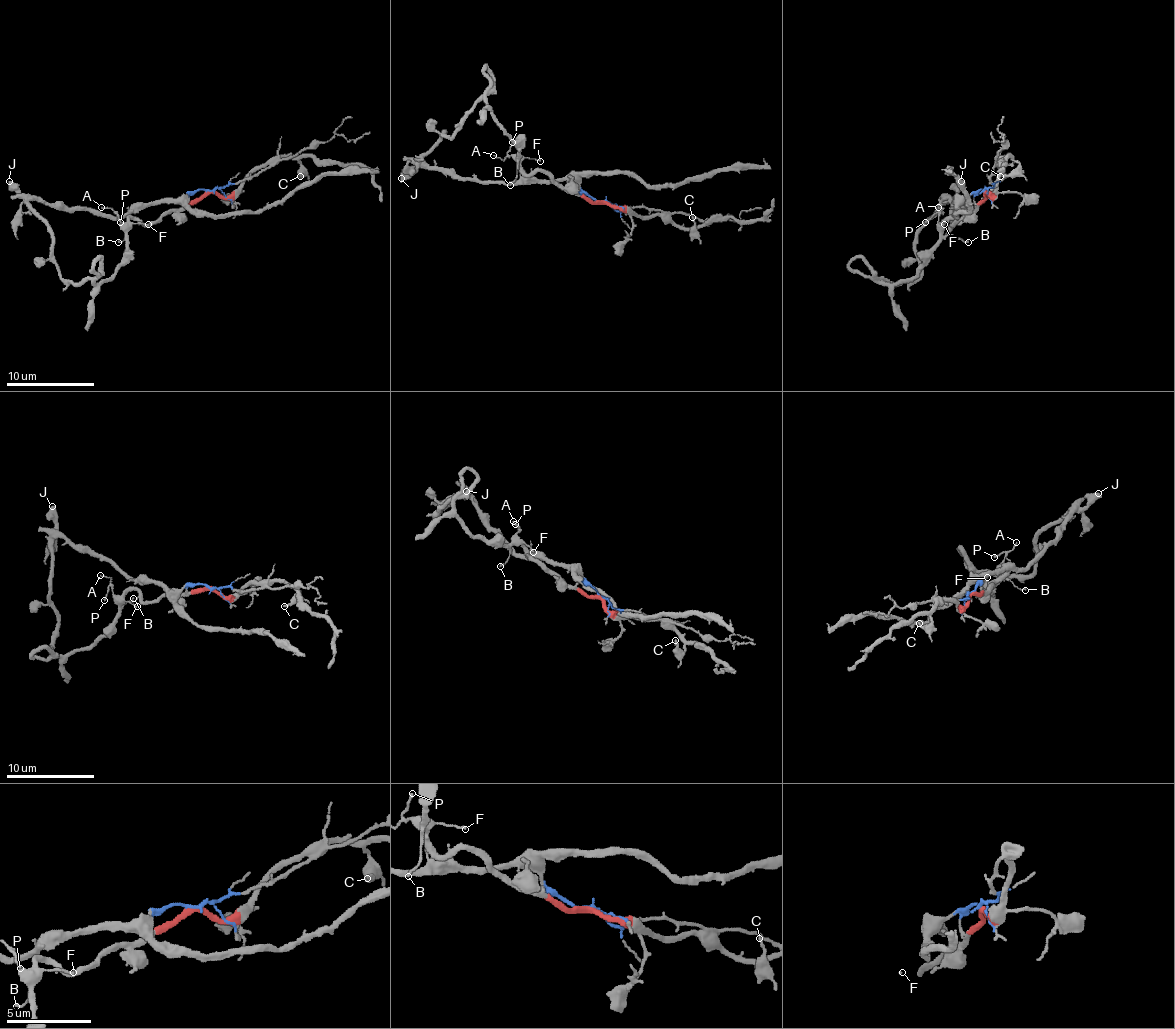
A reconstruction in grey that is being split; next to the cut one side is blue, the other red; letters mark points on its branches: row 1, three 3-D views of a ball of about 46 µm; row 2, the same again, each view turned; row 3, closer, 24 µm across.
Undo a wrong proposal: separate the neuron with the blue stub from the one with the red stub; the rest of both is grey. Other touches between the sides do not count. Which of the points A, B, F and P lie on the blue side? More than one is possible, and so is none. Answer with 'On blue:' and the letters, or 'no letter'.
On blue: no letter

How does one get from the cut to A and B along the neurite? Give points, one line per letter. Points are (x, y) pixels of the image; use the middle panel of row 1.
A: (603, 201), (585, 201), (579, 194), (559, 188), (539, 170), (526, 174), (513, 155), (502, 159), (493, 155)
B: (603, 201), (585, 201), (535, 170), (526, 174), (519, 161), (510, 186)

